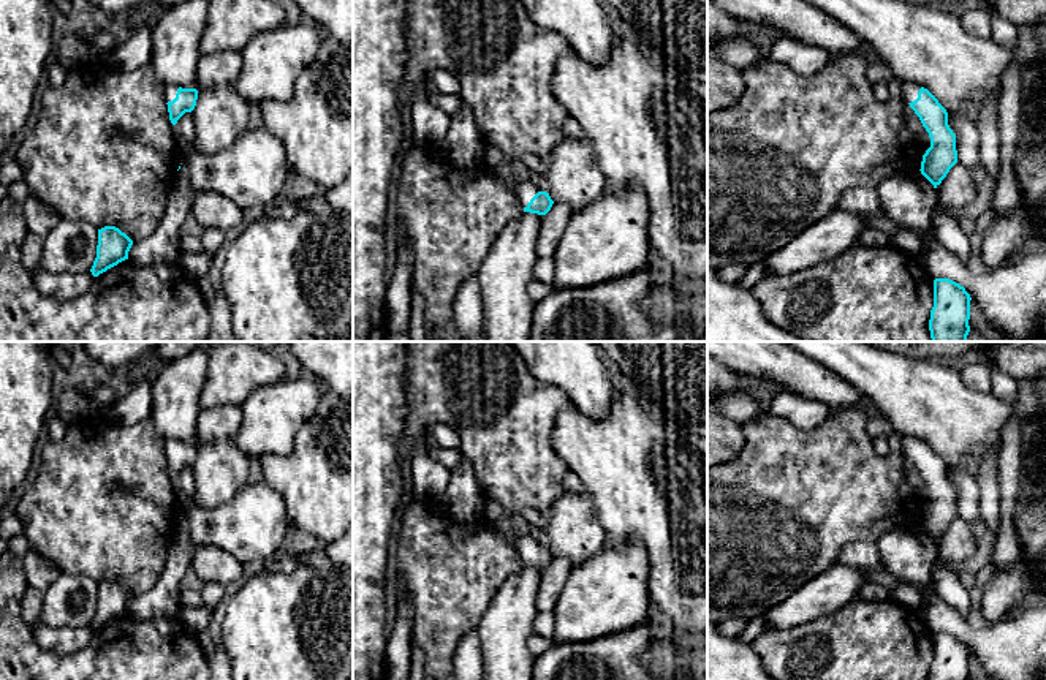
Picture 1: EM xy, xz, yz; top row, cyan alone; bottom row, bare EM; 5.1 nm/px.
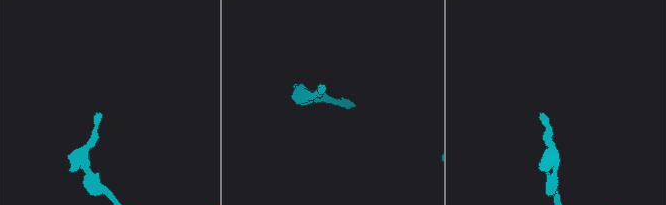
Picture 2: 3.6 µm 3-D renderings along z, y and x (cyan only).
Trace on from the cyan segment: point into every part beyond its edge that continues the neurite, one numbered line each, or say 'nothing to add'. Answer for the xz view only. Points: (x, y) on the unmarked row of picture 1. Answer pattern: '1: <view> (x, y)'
1: xz (524, 546)

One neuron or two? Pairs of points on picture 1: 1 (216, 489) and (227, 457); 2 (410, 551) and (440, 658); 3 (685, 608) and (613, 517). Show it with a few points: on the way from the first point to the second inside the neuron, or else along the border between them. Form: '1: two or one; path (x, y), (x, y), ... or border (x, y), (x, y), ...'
1: one; path (216, 481), (222, 465)
2: one; path (437, 578), (439, 631)
3: one; path (682, 581), (678, 576), (678, 563), (640, 525)

